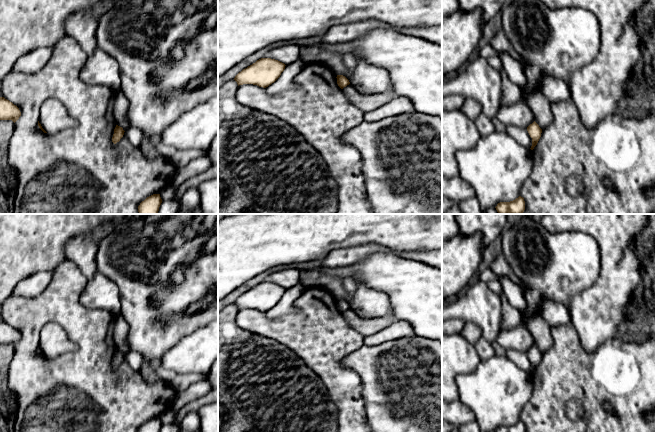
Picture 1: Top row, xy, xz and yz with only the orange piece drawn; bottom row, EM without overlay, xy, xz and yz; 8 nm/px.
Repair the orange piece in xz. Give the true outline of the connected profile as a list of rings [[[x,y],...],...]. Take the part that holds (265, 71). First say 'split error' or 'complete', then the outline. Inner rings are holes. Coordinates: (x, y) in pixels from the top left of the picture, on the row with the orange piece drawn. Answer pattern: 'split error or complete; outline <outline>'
split error; outline [[[296,45],[272,49],[263,58],[239,72],[234,80],[238,86],[253,84],[266,88],[280,77],[286,65],[300,58],[300,51],[301,48]]]

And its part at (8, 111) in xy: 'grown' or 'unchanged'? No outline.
unchanged

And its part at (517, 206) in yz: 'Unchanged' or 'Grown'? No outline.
Unchanged

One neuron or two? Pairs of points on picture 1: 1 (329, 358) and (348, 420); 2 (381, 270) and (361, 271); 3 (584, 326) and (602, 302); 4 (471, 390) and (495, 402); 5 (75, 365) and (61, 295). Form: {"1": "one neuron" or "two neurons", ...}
{"1": "one neuron", "2": "one neuron", "3": "one neuron", "4": "one neuron", "5": "one neuron"}

